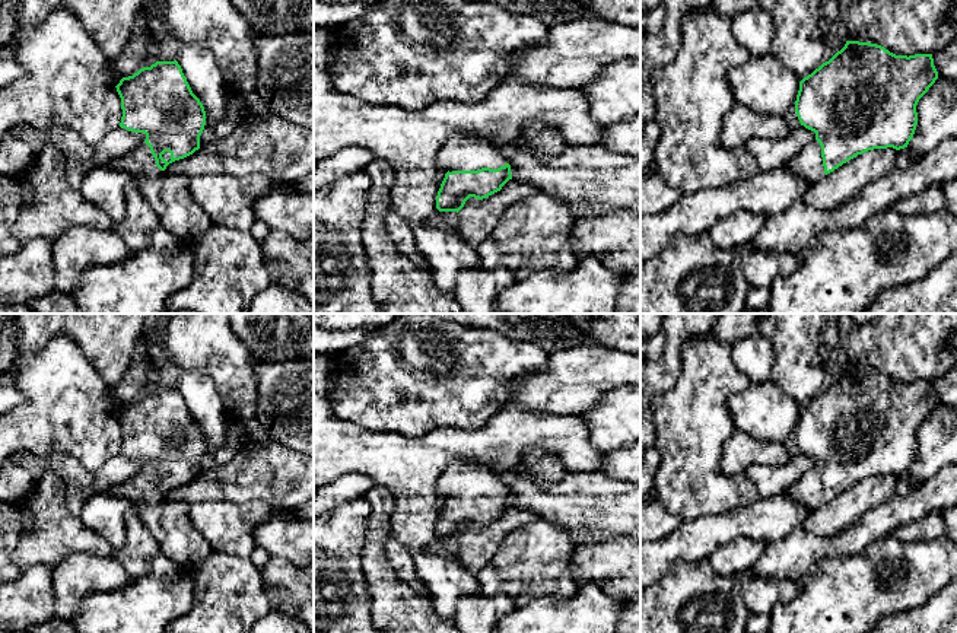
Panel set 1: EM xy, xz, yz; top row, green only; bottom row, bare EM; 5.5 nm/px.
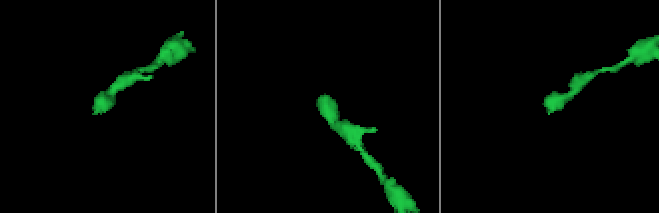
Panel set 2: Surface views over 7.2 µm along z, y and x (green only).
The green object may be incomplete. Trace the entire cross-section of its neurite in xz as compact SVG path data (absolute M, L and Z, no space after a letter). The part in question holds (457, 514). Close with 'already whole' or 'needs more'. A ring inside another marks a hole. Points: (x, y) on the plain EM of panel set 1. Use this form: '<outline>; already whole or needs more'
M471 461L452 462L438 481L446 496L436 522L439 538L460 538L470 524L483 527L512 506L511 492L496 473Z; needs more

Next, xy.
M156 388L115 413L121 424L120 454L144 459L146 467L111 492L140 505L158 505L169 490L200 475L206 438L178 388Z; needs more

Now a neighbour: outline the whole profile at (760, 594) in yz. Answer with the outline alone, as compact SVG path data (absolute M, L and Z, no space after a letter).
M750 569L734 575L743 589L743 601L751 614L770 615L778 604L789 602L801 583L782 576L759 576Z

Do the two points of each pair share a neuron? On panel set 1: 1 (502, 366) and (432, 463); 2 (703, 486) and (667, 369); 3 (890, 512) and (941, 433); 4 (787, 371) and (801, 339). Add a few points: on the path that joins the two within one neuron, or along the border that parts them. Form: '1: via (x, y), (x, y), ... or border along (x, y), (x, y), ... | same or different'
1: border along (490, 419), (477, 428), (435, 428), (423, 435) | different
2: border along (682, 353), (677, 382), (655, 395) | different
3: border along (941, 467), (918, 486) | different
4: via (794, 363), (797, 346) | same

